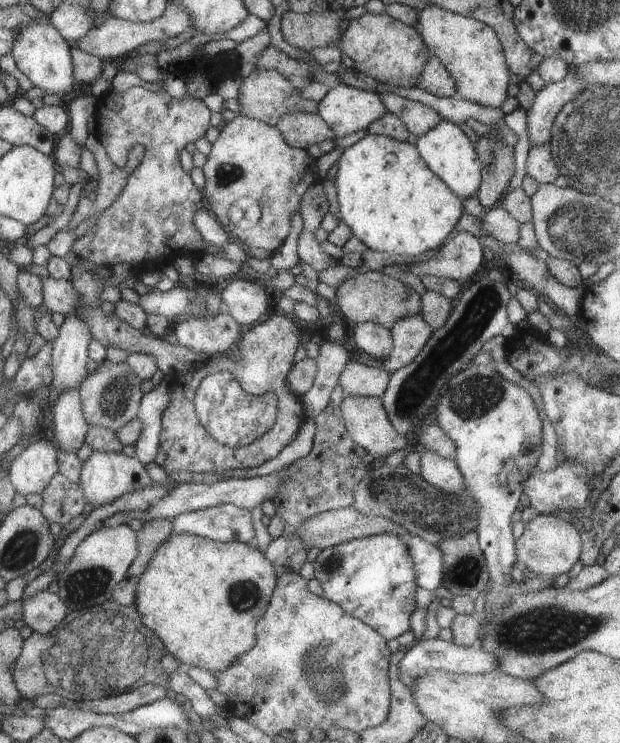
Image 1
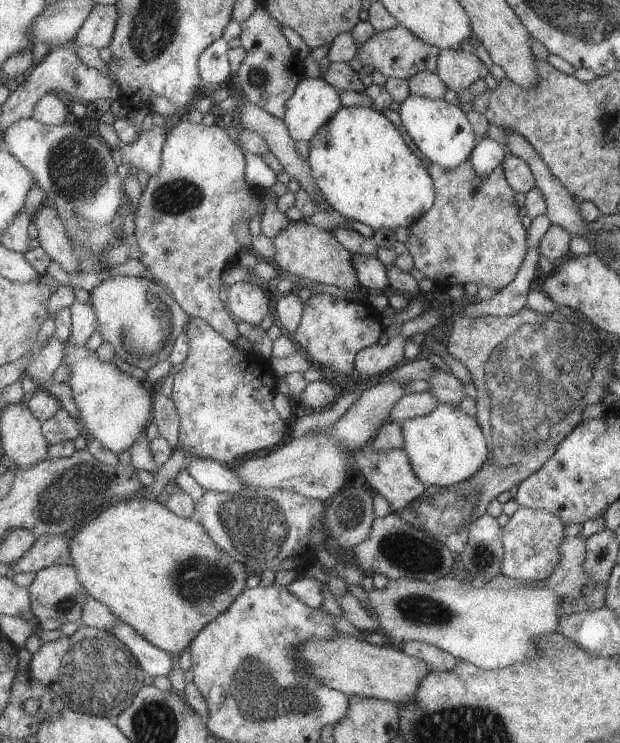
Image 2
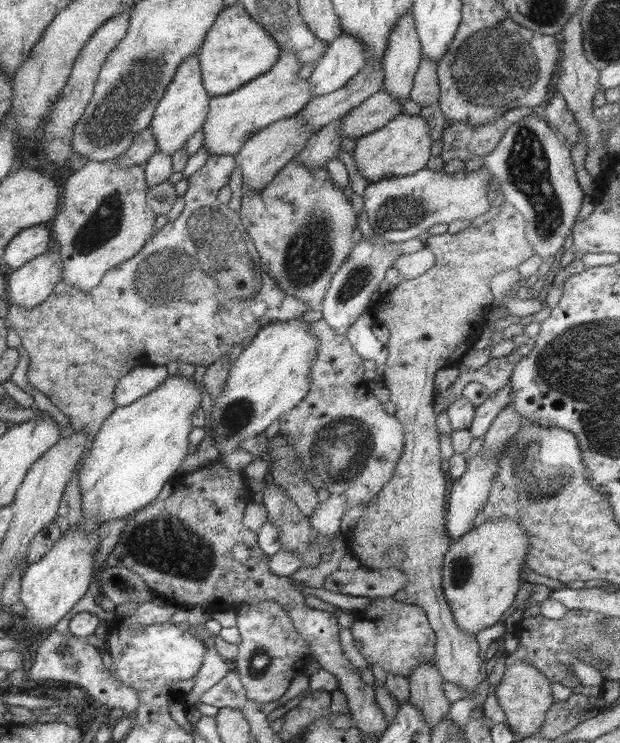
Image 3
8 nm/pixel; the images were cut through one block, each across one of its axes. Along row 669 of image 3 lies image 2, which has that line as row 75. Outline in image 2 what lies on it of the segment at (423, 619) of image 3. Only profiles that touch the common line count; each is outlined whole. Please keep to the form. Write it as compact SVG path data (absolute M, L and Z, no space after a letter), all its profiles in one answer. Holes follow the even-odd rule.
M399 24L389 30L374 31L373 36L365 40L356 50L357 60L363 66L371 66L385 78L393 77L401 80L408 80L419 72L434 72L438 55L435 46L421 42L417 36L413 36L409 30Z

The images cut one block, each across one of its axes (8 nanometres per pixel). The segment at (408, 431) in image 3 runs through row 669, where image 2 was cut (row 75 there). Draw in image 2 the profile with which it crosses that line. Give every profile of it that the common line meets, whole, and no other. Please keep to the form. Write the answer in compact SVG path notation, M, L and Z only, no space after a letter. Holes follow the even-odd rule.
M447 48L438 51L434 72L447 88L464 95L472 82L487 74L488 68L474 52Z

